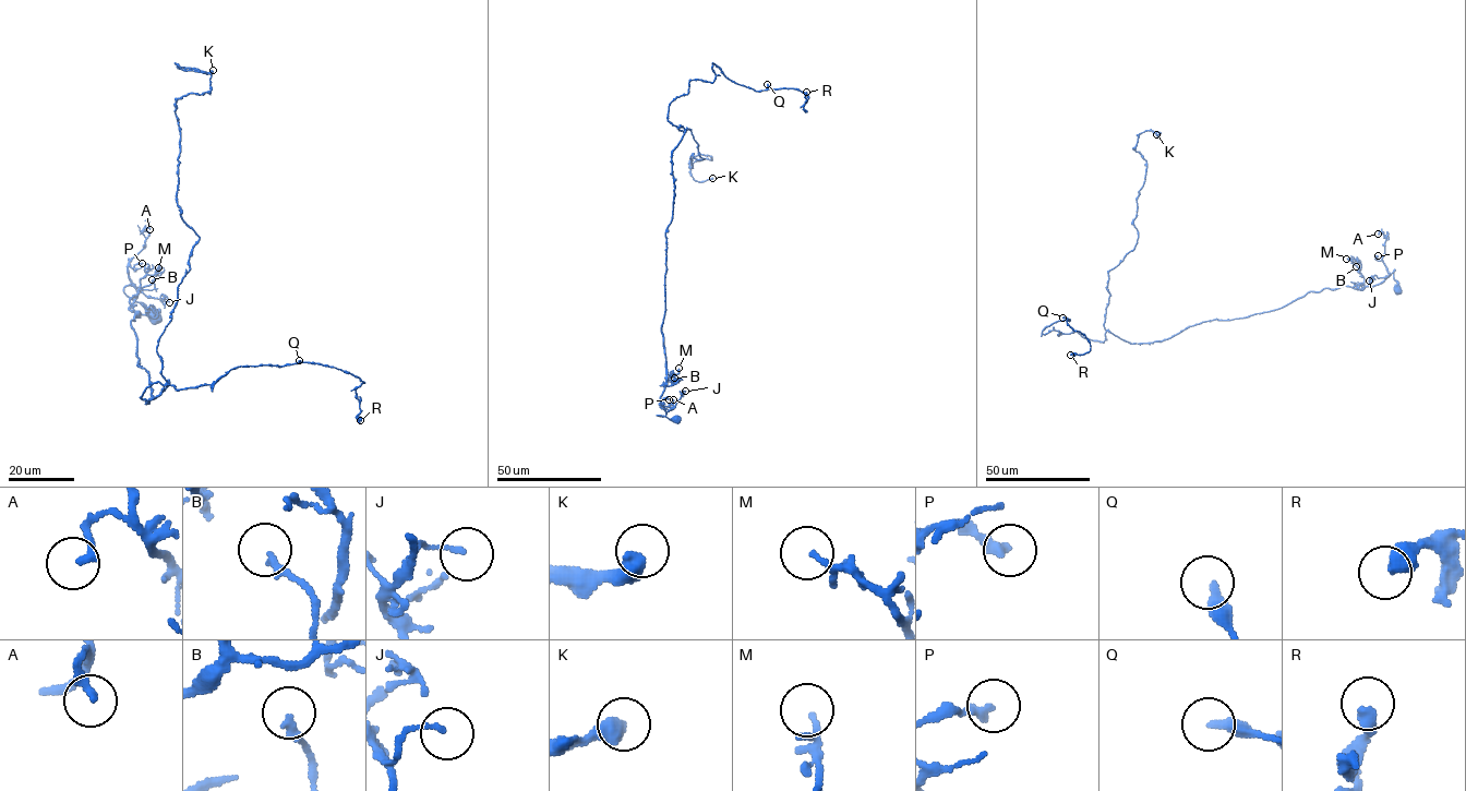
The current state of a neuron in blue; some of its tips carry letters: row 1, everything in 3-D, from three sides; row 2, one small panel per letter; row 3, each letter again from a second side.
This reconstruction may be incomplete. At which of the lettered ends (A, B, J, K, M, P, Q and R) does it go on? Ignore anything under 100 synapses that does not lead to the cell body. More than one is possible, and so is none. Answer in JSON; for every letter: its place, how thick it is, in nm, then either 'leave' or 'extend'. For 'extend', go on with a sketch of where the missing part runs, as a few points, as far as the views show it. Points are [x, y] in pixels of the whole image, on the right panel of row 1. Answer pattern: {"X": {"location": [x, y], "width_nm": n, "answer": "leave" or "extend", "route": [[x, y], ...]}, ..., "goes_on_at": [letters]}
{"A": {"location": [1378, 234], "width_nm": 240, "answer": "leave"}, "B": {"location": [1356, 266], "width_nm": 240, "answer": "leave"}, "J": {"location": [1369, 280], "width_nm": 120, "answer": "leave"}, "K": {"location": [1156, 134], "width_nm": 480, "answer": "leave"}, "M": {"location": [1346, 259], "width_nm": 100, "answer": "leave"}, "P": {"location": [1378, 255], "width_nm": 280, "answer": "leave"}, "Q": {"location": [1062, 318], "width_nm": 340, "answer": "leave"}, "R": {"location": [1070, 355], "width_nm": 480, "answer": "leave"}, "goes_on_at": []}

